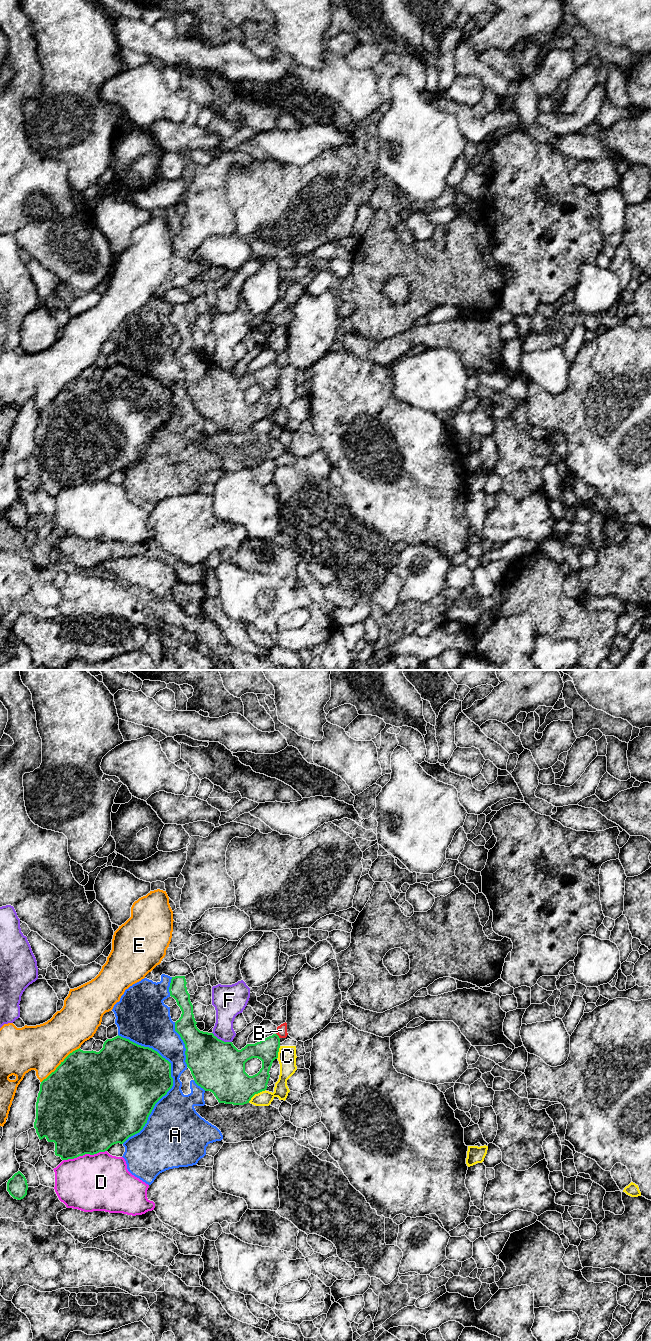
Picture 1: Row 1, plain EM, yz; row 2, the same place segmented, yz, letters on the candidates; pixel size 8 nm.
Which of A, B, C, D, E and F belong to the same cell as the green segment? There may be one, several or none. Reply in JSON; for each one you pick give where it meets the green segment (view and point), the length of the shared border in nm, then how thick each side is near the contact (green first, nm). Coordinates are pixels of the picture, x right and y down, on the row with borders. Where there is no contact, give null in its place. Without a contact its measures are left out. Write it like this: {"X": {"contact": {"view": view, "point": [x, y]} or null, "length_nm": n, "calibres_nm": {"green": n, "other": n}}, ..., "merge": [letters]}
{"merge": []}

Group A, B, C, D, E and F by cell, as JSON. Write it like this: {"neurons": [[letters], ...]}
{"neurons": [["A"], ["B", "C"], ["D"], ["E"], ["F"]]}

